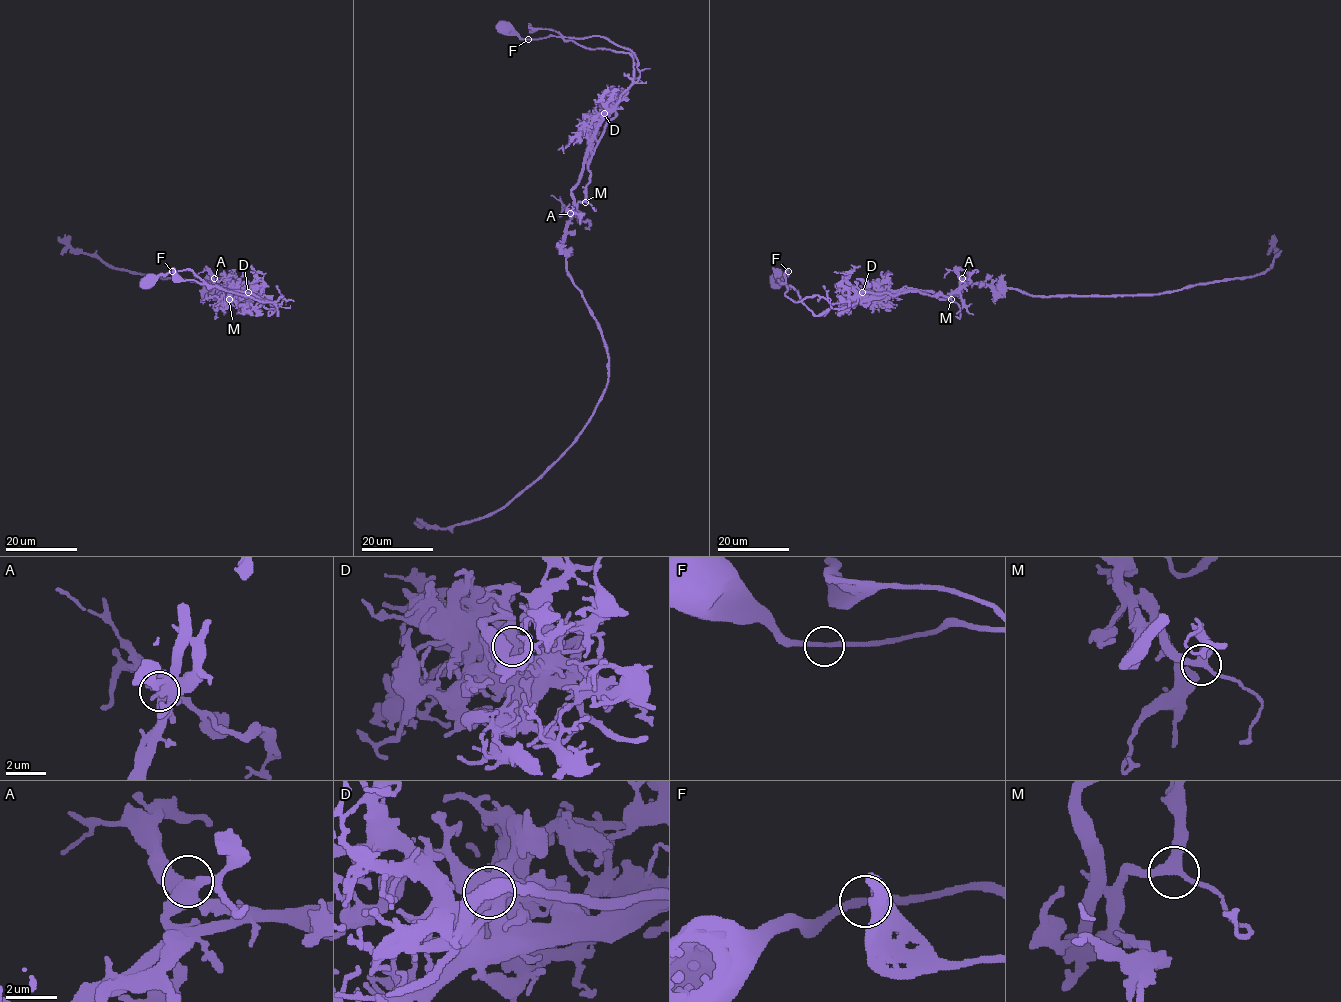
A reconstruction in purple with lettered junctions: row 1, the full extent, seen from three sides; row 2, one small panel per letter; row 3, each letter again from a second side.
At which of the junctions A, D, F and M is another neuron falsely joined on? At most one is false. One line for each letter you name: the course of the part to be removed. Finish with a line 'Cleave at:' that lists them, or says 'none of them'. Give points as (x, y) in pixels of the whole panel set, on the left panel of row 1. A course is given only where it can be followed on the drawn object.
D: course (248, 292), (254, 298), (275, 304), (284, 299), (281, 295), (274, 302), (259, 302), (183, 280), (172, 267)
Cleave at: D

